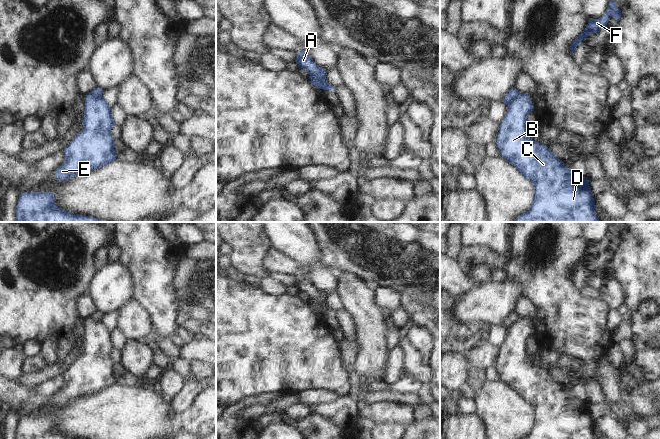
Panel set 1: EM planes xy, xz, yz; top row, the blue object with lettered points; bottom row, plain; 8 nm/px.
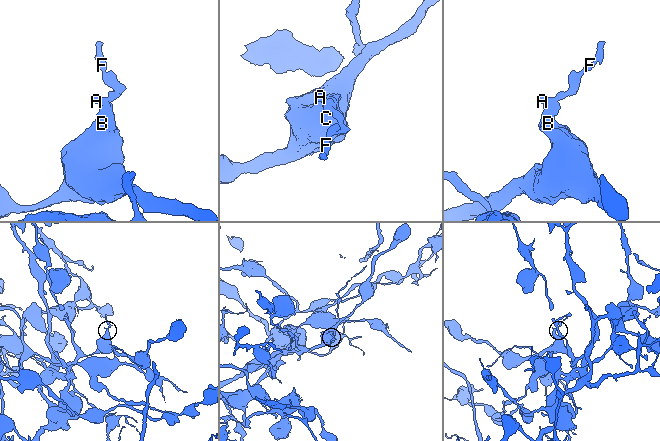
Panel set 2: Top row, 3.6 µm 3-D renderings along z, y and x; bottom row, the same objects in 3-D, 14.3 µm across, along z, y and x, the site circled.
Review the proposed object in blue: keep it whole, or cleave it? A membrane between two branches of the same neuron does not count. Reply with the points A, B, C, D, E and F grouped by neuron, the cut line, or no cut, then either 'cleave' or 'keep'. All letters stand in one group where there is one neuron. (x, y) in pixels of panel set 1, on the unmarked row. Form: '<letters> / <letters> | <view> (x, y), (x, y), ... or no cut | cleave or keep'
A F / B C D E | xz (310, 298), (326, 305) | cleave

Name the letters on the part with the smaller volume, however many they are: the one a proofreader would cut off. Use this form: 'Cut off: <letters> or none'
Cut off: A, F

